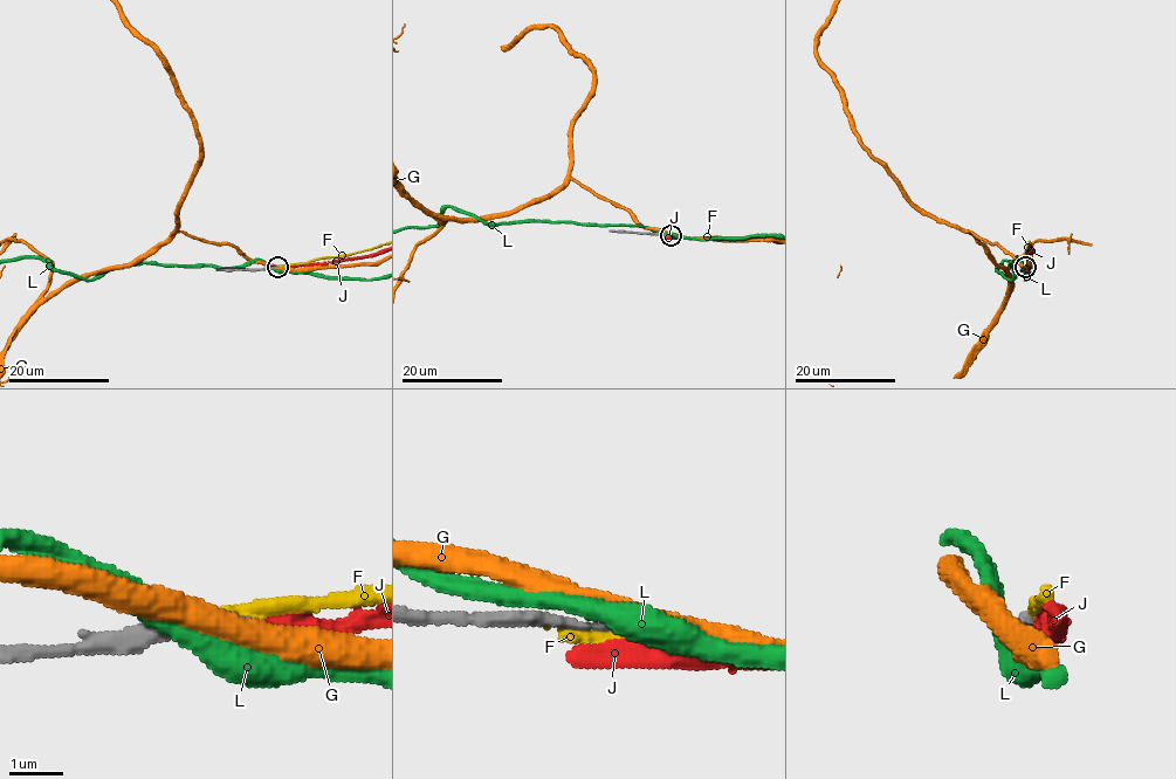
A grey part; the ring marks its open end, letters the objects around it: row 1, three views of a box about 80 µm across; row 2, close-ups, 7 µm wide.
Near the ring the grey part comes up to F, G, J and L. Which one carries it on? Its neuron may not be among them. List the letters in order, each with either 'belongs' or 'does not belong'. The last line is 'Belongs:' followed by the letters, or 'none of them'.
F: does not belong
G: does not belong
J: does not belong
L: does not belong
Belongs: none of them

